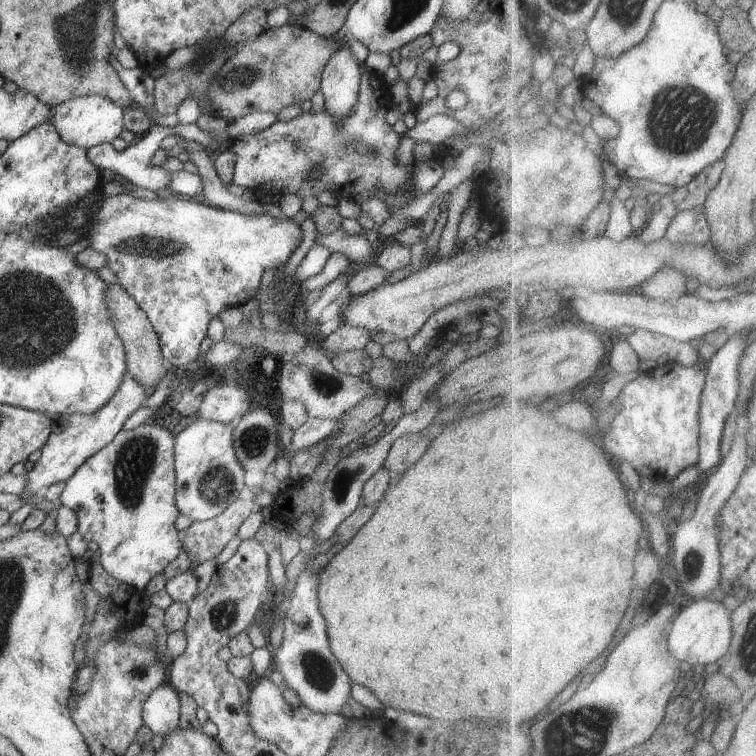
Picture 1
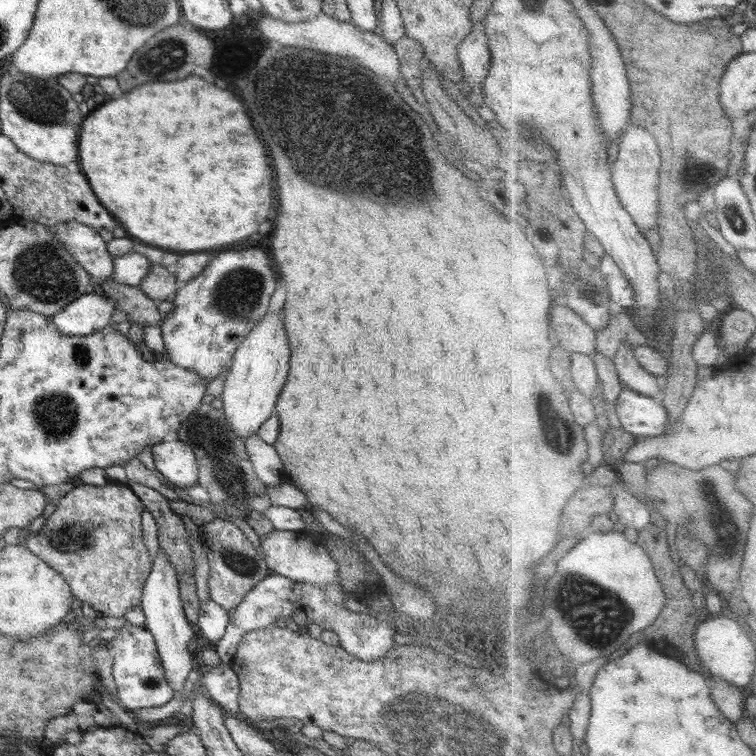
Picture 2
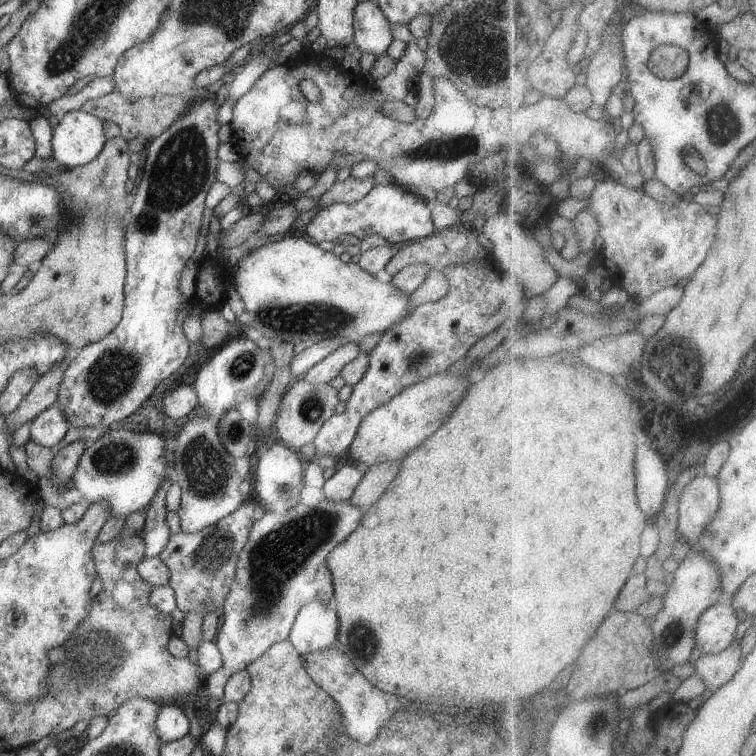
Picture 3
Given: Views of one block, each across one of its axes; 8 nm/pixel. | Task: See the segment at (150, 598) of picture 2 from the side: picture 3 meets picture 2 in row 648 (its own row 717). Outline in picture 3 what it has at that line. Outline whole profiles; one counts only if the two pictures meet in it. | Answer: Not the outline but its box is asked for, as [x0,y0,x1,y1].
[155,704,190,743]

